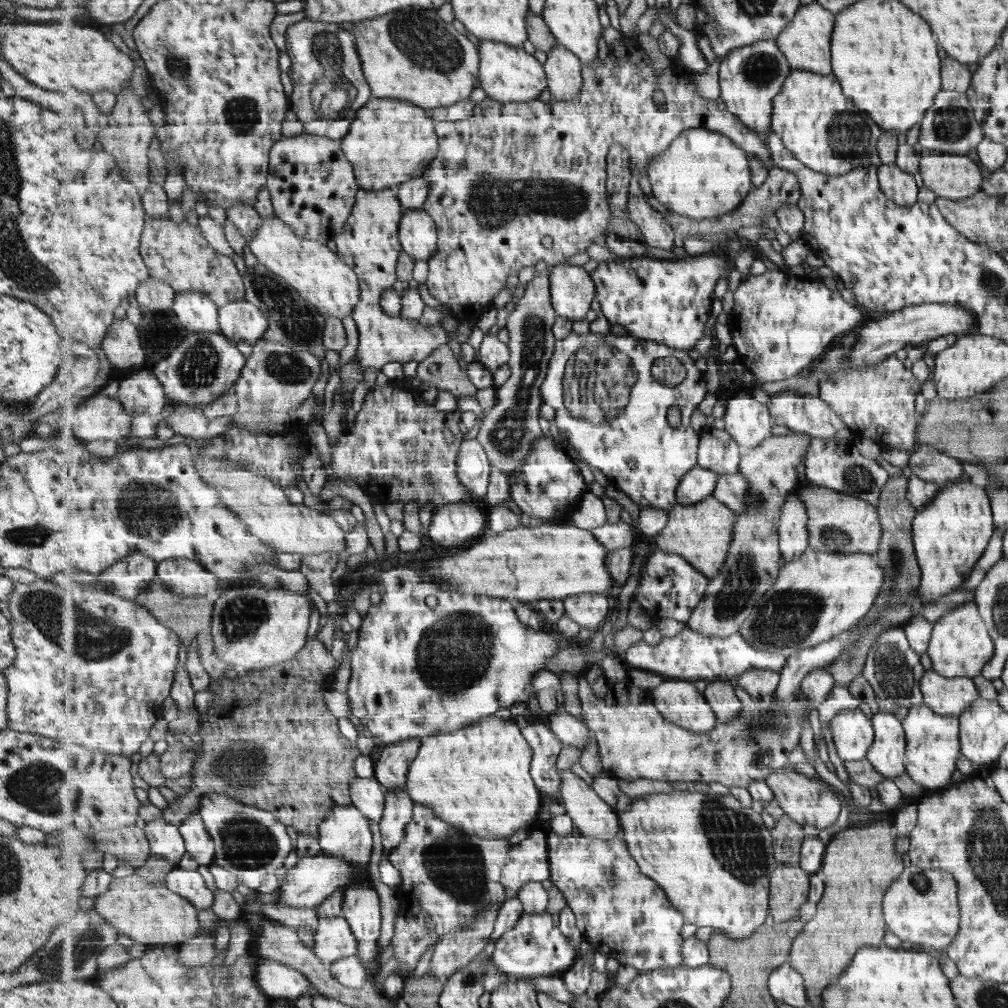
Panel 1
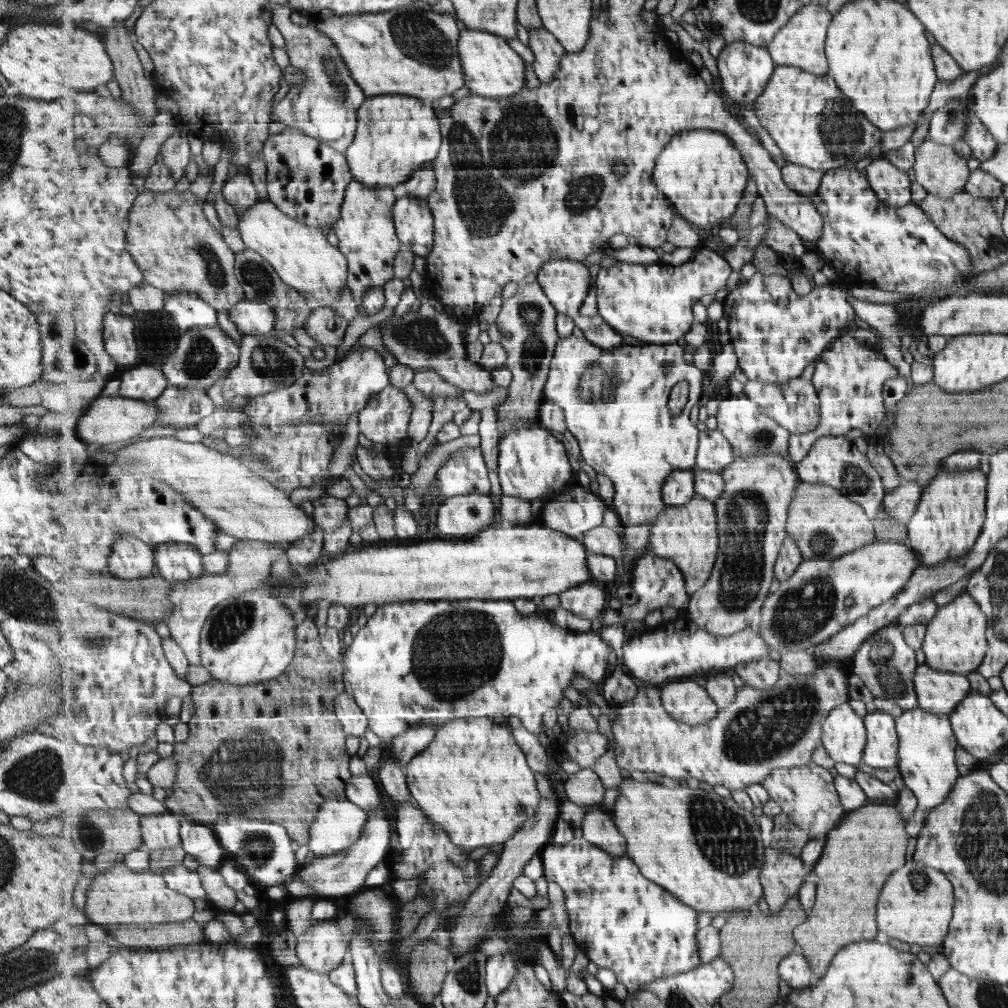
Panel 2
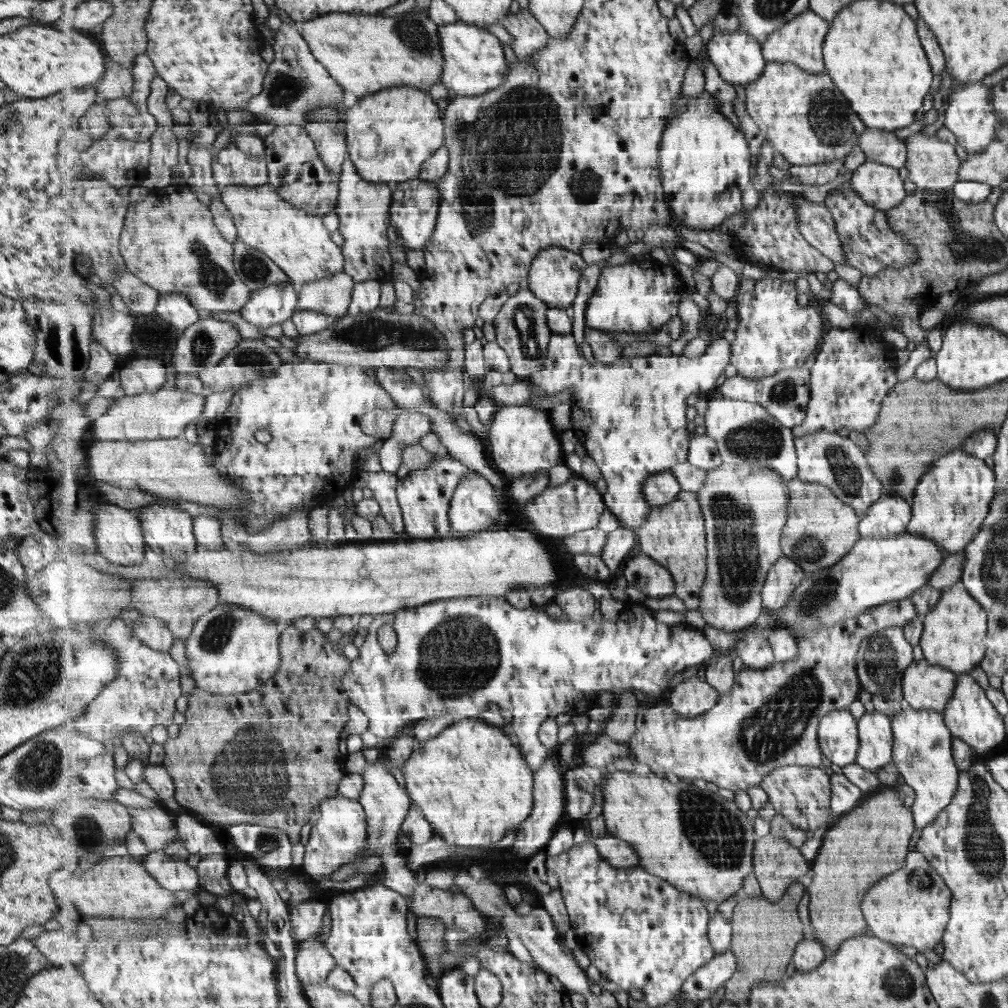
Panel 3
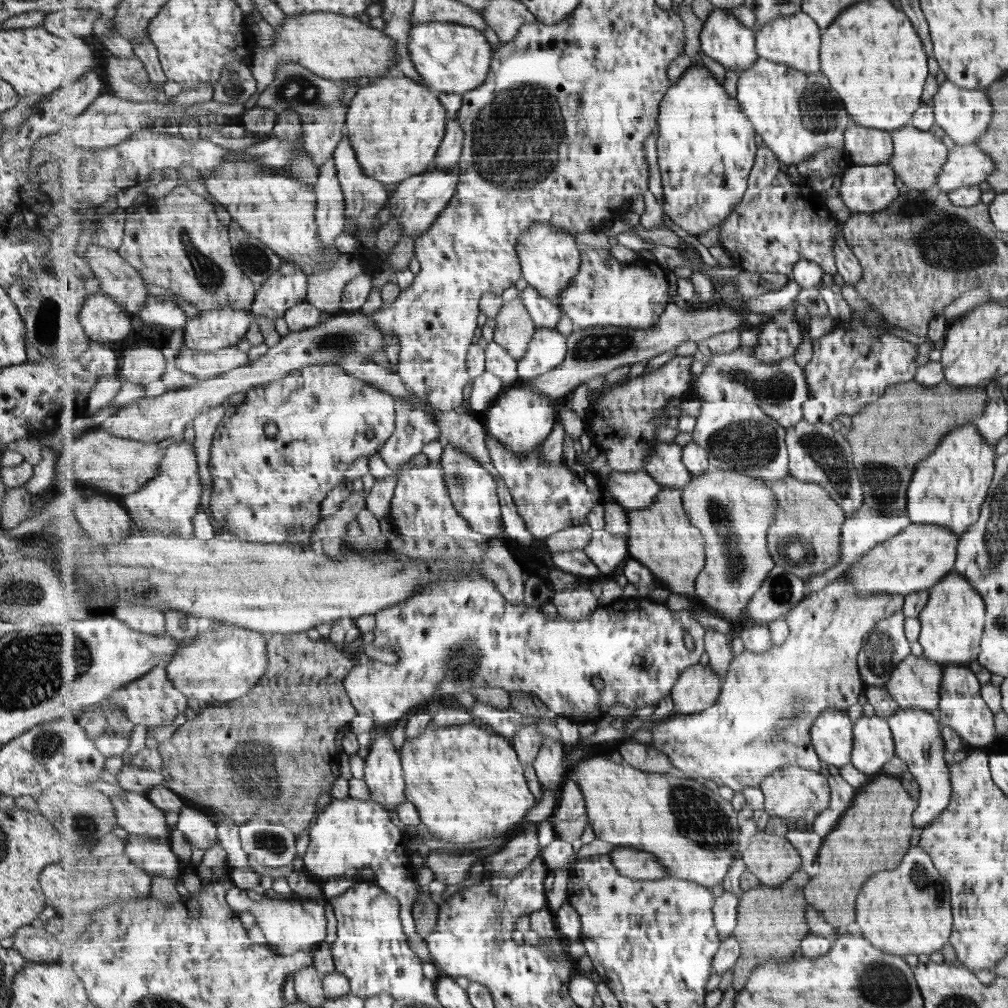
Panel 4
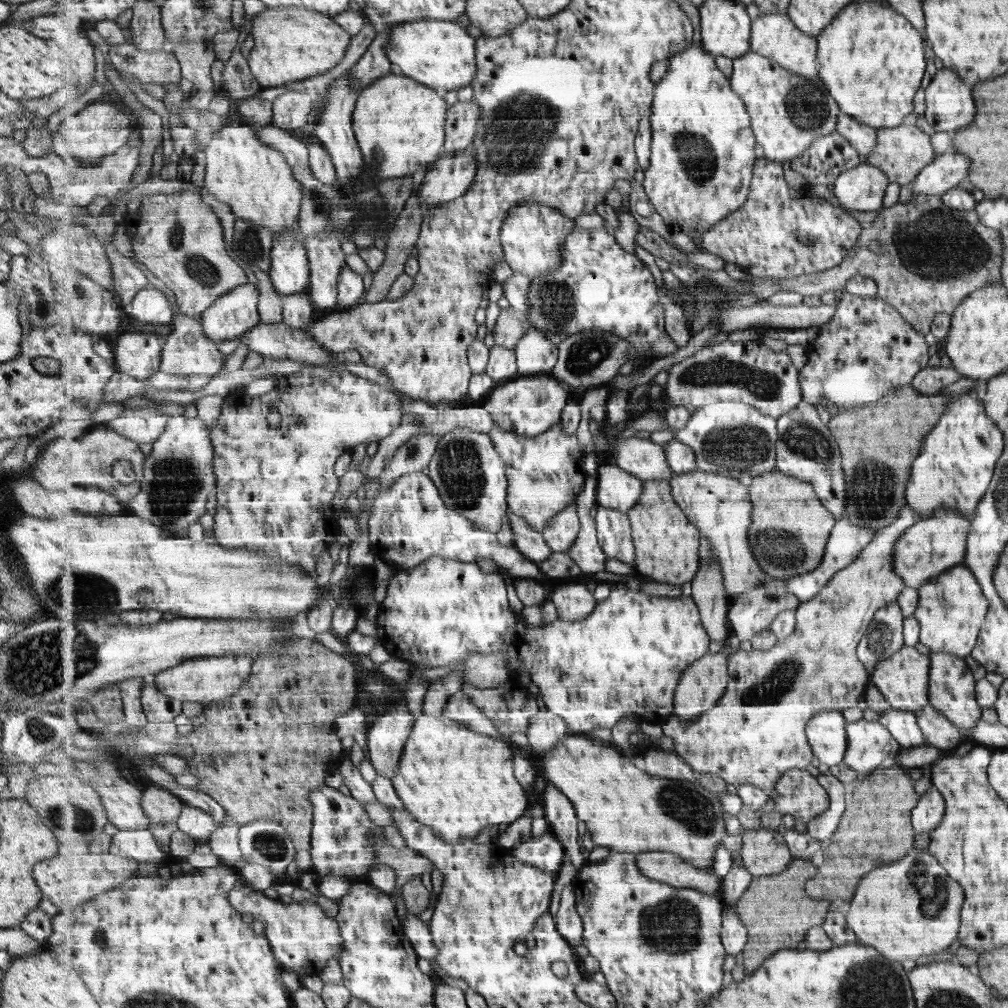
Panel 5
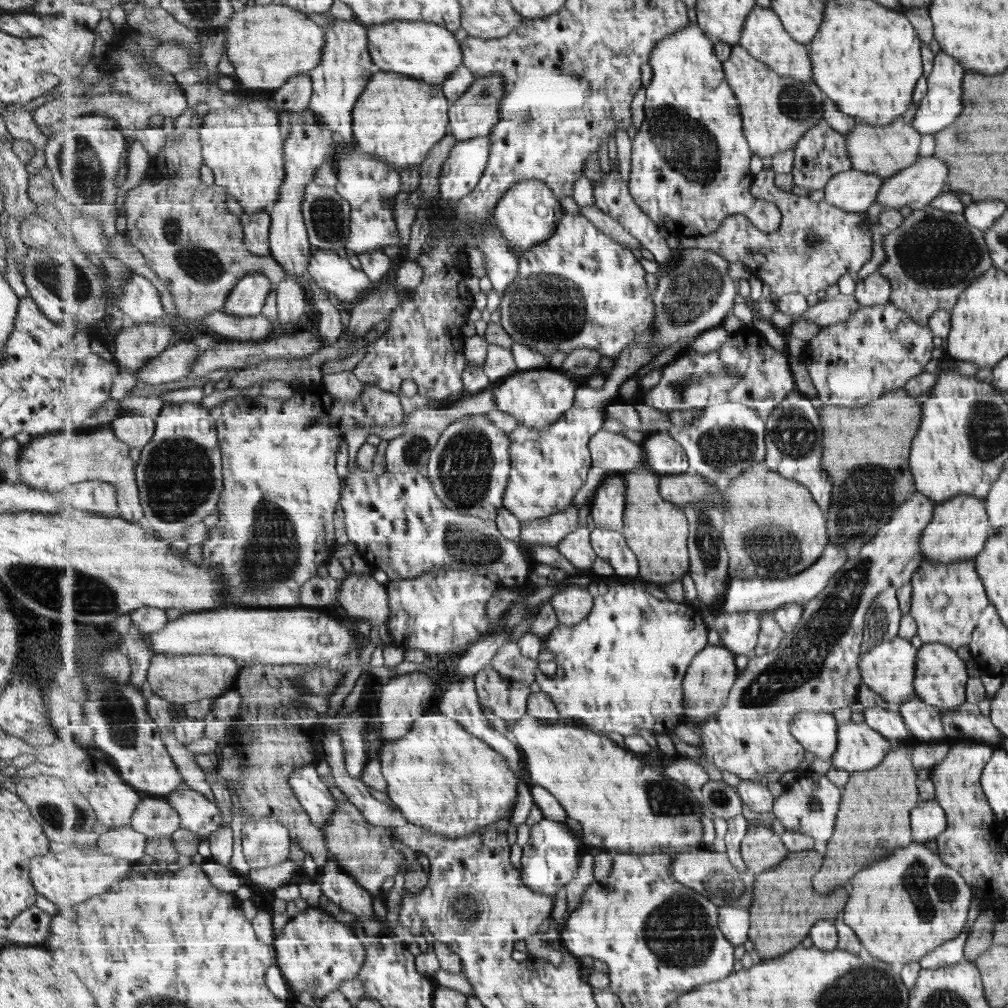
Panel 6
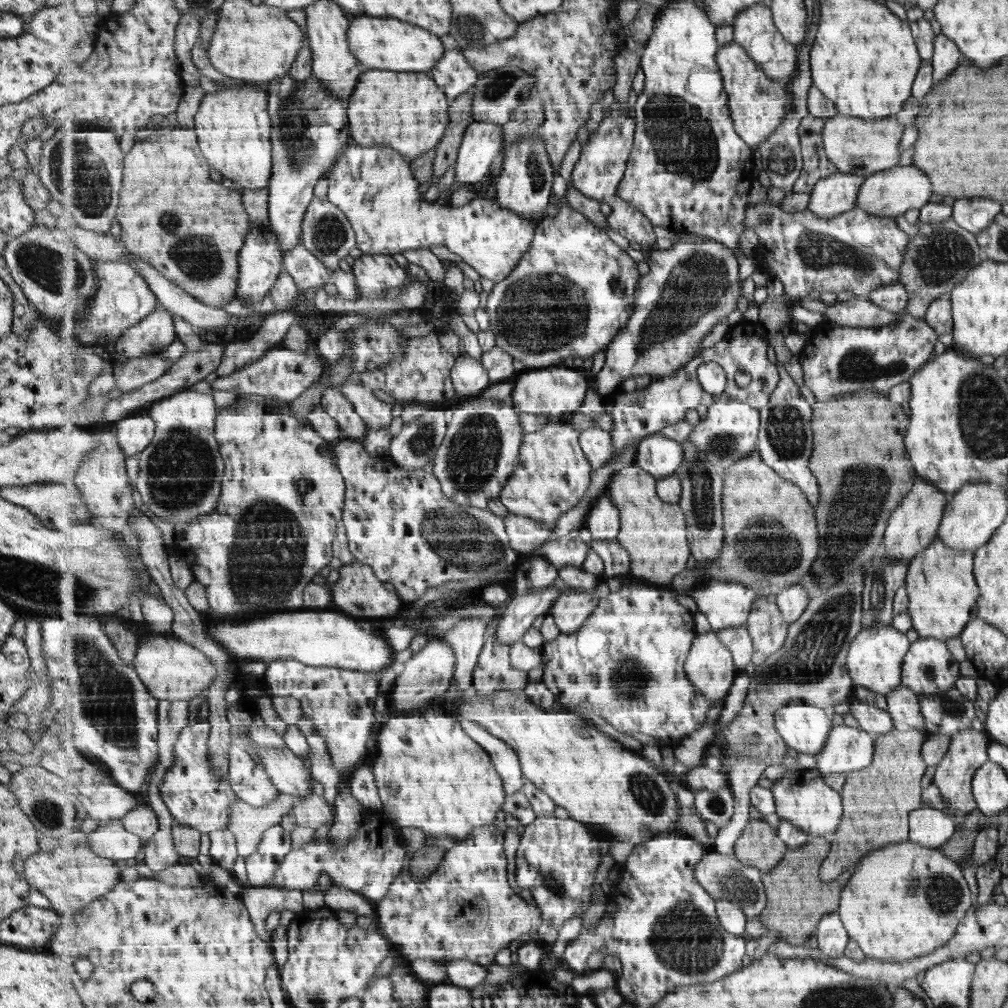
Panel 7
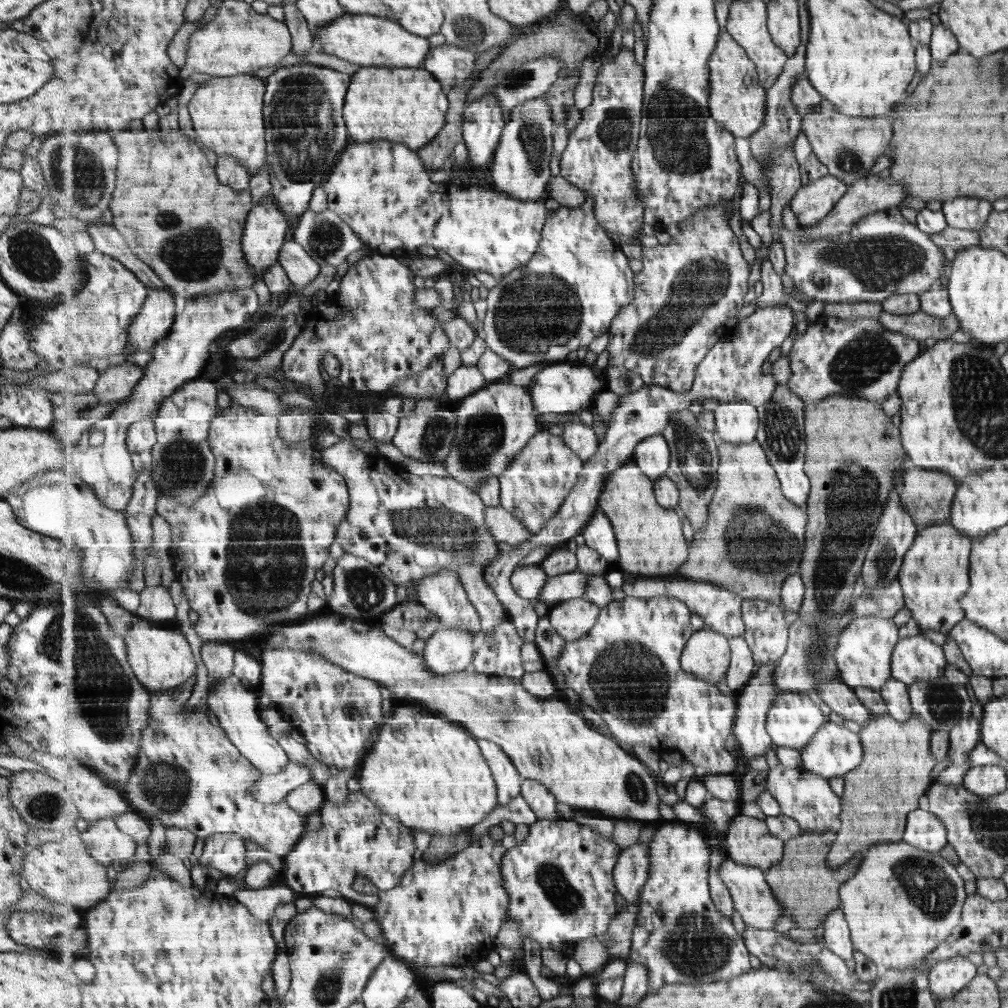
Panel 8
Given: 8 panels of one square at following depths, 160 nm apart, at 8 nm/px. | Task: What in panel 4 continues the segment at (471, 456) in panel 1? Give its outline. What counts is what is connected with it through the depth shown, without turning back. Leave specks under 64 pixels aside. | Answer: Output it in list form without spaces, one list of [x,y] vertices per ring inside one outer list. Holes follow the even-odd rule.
[[[428,462],[418,467],[404,467],[398,478],[390,512],[395,530],[401,535],[419,539],[425,536],[451,536],[457,542],[474,540],[478,545],[488,543],[490,539],[474,531],[455,509],[440,463]]]

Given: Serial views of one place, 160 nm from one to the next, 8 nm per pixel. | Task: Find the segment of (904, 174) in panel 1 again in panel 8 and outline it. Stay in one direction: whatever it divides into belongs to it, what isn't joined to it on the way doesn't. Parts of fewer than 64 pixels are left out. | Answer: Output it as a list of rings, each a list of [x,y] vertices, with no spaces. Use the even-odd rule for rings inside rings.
[[[831,174],[802,185],[790,200],[790,208],[795,214],[798,225],[803,227],[818,225],[835,205],[846,196],[849,184]]]

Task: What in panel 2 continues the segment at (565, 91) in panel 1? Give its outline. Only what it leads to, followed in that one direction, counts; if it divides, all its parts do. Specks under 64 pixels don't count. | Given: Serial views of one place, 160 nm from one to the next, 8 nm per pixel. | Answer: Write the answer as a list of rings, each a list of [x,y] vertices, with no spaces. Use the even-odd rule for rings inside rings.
[[[544,27],[537,28],[529,33],[528,47],[535,55],[534,69],[537,78],[542,83],[555,79],[556,70],[560,67],[561,59],[567,51],[559,39]]]

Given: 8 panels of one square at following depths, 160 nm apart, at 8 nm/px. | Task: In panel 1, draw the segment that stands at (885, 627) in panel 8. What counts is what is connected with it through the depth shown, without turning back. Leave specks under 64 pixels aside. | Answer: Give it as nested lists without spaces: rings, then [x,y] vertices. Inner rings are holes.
[[[933,670],[921,678],[920,690],[923,703],[939,715],[958,717],[977,700],[977,690],[969,678],[943,678]]]

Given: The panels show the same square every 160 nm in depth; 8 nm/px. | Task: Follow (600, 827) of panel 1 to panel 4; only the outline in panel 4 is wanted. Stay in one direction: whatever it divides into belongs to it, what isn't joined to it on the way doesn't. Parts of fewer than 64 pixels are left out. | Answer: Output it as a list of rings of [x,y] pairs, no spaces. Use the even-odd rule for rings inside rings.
[[[617,847],[611,850],[610,855],[622,875],[643,880],[659,880],[670,876],[668,868],[655,858],[655,854]]]

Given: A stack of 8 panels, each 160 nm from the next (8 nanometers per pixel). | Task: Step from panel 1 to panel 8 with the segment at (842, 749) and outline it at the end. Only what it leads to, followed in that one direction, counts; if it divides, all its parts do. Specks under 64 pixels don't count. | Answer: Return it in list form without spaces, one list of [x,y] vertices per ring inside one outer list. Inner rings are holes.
[[[779,693],[772,703],[767,730],[774,746],[806,749],[828,721],[819,702],[808,694]]]

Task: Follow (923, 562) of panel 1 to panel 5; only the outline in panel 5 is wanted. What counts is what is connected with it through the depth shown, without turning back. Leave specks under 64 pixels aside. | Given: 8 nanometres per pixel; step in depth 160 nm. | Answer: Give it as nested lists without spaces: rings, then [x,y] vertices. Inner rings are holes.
[[[968,395],[951,397],[946,402],[945,413],[940,416],[931,430],[926,434],[927,446],[923,446],[923,454],[915,458],[915,466],[911,466],[911,482],[907,482],[907,506],[913,510],[916,518],[931,517],[938,510],[955,510],[959,516],[971,520],[977,504],[986,494],[990,481],[994,476],[995,461],[1005,448],[1005,439],[1001,430],[986,414],[985,407],[979,399],[970,398]]]

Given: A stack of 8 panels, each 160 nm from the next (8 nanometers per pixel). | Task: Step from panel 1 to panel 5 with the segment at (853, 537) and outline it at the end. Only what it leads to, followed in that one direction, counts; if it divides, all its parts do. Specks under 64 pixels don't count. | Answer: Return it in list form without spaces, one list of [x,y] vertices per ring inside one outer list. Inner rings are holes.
[[[775,470],[755,477],[749,487],[755,512],[748,538],[762,569],[769,577],[783,579],[817,569],[826,556],[827,543],[838,519],[821,502],[814,486]]]

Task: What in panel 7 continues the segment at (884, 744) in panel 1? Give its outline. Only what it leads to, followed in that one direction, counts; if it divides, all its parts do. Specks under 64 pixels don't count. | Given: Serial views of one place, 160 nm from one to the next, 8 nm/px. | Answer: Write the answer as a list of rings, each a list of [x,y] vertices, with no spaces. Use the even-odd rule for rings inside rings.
[[[835,726],[827,738],[826,748],[815,755],[816,767],[824,776],[867,769],[874,761],[875,739],[876,736],[859,727]]]

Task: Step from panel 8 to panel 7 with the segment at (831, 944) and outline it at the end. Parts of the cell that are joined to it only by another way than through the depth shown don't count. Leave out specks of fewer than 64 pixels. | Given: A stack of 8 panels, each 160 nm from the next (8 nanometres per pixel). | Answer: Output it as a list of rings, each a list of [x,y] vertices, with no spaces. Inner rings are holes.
[[[838,912],[826,914],[820,919],[816,938],[822,953],[833,958],[844,956],[847,942],[851,939]]]

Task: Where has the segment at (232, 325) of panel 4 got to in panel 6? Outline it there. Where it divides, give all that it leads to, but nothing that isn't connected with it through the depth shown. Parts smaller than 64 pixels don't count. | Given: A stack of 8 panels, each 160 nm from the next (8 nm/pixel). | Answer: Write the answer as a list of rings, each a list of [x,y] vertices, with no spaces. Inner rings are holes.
[[[247,275],[234,286],[223,312],[235,316],[262,315],[273,287],[273,282],[266,275]]]

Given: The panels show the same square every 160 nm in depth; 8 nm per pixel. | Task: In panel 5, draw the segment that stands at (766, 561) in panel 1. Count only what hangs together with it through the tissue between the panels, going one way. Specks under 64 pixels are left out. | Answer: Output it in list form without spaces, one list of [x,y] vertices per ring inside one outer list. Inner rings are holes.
[[[691,471],[675,475],[671,480],[675,502],[692,523],[706,534],[711,541],[716,557],[722,564],[725,586],[730,602],[740,594],[748,593],[769,576],[755,558],[748,538],[751,523],[754,522],[755,504],[750,499],[750,487],[737,478],[729,478],[717,473]]]

